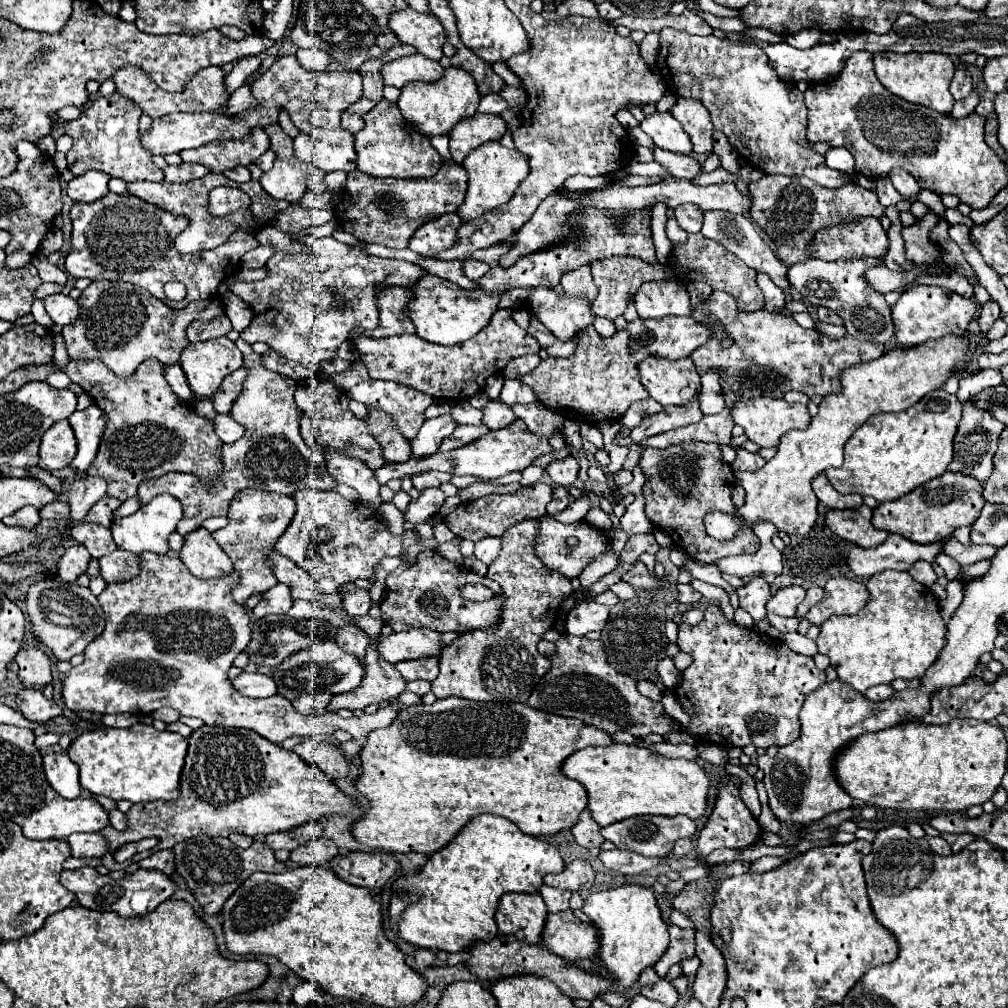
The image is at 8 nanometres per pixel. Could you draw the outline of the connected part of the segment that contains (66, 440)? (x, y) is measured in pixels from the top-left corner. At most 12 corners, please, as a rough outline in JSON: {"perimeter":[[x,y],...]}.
{"perimeter":[[68,420],[42,436],[40,468],[62,470],[76,456]]}

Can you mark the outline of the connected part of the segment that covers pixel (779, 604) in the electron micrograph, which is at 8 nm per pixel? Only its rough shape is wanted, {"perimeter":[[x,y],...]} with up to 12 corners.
{"perimeter":[[788,586],[768,600],[768,614],[794,616],[804,588]]}

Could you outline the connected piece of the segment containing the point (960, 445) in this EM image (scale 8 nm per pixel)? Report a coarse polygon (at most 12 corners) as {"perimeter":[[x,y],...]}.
{"perimeter":[[964,402],[950,472],[986,482],[1006,426]]}

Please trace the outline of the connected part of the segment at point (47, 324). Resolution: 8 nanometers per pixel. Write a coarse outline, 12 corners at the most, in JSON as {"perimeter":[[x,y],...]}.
{"perimeter":[[43,300],[33,302],[31,313],[35,322],[50,328],[52,320]]}

